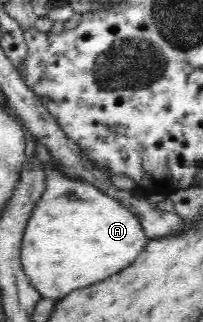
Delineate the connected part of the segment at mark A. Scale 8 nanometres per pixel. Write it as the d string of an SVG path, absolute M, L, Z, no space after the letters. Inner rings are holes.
M39 140L36 142L34 156L43 163L43 171L47 175L45 192L33 206L33 212L27 220L19 253L21 253L21 266L24 273L35 290L45 298L62 299L77 288L85 288L95 282L101 282L111 274L123 270L125 266L133 264L133 260L141 254L141 250L149 240L137 215L121 201L111 198L95 185L69 178L61 171L57 171L53 166L49 149L45 148Z

